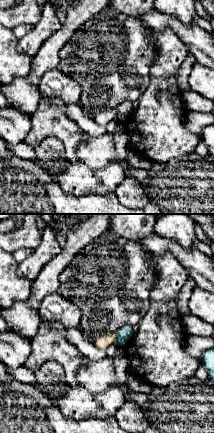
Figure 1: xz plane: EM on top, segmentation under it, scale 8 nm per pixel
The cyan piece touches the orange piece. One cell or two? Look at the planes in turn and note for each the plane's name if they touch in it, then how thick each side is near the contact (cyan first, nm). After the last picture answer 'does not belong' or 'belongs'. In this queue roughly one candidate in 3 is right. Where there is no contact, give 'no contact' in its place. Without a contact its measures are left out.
contact in xz; calibres 120 and 110 nm

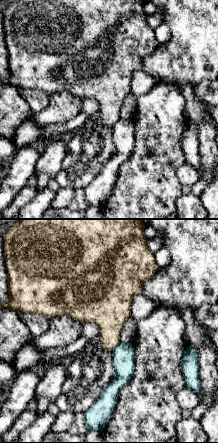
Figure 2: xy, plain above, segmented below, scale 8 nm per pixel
contact in xy; calibres 180 and 260 nm

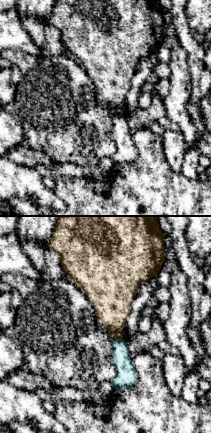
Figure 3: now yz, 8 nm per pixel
contact in yz; calibres 140 and 260 nm

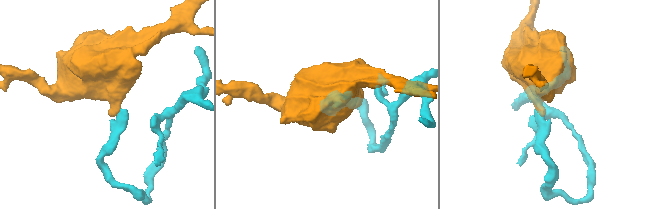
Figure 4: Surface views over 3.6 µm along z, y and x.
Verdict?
does not belong

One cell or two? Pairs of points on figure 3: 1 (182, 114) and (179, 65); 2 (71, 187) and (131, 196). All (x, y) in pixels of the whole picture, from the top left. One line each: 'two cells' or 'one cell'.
1: one cell
2: one cell

